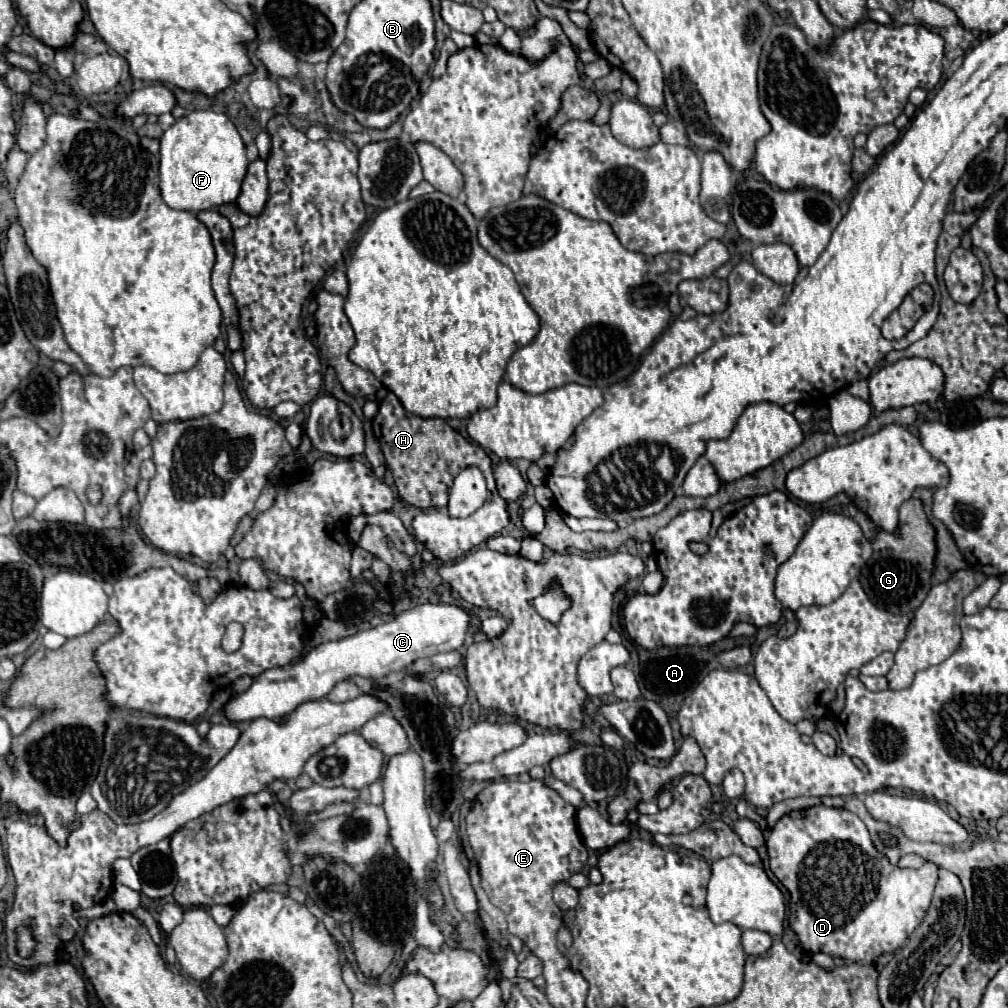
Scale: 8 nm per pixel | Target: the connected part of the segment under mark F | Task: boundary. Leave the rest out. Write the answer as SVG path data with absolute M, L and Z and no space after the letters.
M194 110L180 117L160 137L160 193L172 209L198 213L222 203L234 203L246 167L248 157L242 137L224 113Z

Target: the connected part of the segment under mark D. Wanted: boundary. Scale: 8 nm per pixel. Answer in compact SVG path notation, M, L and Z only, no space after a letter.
M824 805L784 815L772 827L766 845L772 873L790 891L790 927L798 943L802 943L806 951L824 951L832 957L858 963L872 963L880 953L896 951L906 943L930 907L940 869L932 861L926 861L920 869L892 865L888 857L874 847L866 825L854 813Z

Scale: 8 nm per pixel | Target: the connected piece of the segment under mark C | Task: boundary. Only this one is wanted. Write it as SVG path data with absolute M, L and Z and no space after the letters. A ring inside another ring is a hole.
M444 603L416 605L394 616L386 614L386 622L338 641L322 643L304 655L300 663L264 671L254 679L248 691L234 695L226 703L224 713L230 721L252 721L258 717L282 721L284 715L288 715L300 703L326 697L338 681L350 679L352 675L378 679L392 671L406 669L420 657L432 657L436 653L460 649L470 629L470 621L472 617L464 607Z

